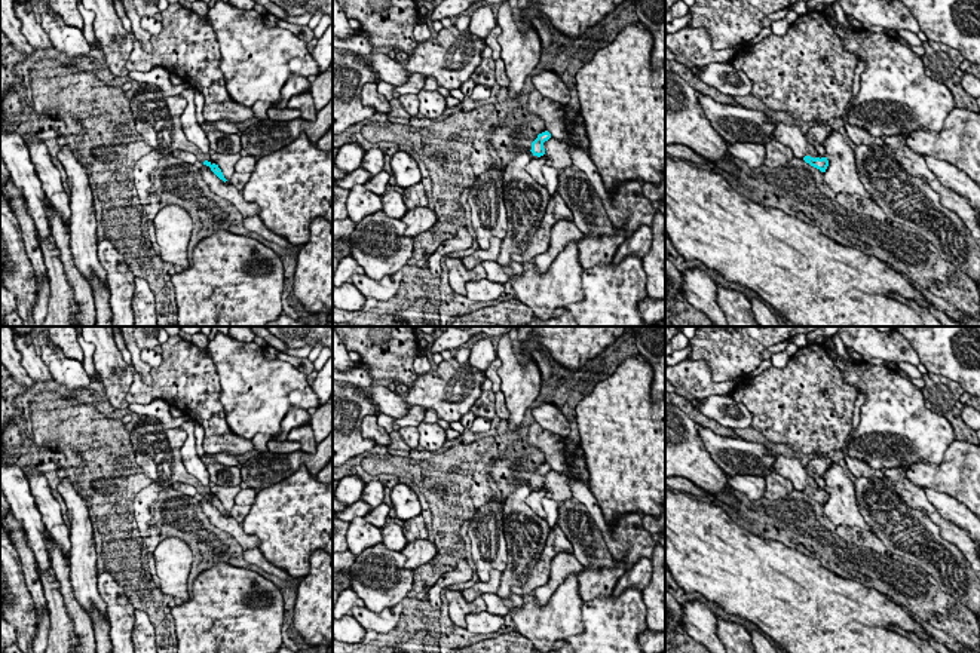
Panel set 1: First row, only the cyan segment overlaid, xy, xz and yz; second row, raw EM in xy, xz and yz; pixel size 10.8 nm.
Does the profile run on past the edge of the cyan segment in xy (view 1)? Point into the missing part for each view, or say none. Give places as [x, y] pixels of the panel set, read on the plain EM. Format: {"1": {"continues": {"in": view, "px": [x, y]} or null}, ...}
{"1": {"continues": null}}

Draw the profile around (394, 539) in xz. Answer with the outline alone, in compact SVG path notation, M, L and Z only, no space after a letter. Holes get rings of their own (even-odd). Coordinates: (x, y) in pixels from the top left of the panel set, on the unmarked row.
M386 524L382 528L382 545L388 549L388 551L395 551L395 552L401 552L405 545L408 543L402 527L396 525L396 524Z

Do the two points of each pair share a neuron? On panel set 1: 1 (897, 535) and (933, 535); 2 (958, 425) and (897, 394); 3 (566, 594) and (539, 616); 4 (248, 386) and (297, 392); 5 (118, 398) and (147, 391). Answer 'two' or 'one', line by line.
1: one
2: two
3: one
4: one
5: two

